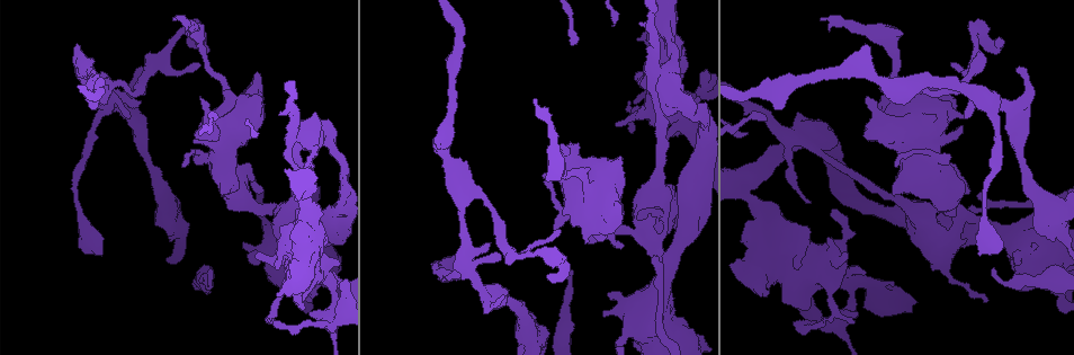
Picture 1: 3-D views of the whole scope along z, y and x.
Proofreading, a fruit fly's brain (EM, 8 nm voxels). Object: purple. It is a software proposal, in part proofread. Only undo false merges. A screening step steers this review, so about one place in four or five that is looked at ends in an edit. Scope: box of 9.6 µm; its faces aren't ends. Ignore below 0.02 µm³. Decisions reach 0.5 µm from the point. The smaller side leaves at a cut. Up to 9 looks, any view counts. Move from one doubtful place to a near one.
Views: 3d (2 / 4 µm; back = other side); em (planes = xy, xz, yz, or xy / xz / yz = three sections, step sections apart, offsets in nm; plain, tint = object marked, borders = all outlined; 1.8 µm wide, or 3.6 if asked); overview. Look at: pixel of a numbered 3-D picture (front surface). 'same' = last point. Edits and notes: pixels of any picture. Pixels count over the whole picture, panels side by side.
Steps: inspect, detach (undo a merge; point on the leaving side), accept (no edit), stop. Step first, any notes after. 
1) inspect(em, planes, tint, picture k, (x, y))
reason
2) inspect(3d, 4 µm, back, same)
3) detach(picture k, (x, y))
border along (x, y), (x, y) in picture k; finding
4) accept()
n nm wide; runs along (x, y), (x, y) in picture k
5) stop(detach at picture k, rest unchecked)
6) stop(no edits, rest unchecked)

inspect(em, planes, tint, picture 1, (464, 263))
three-way junction

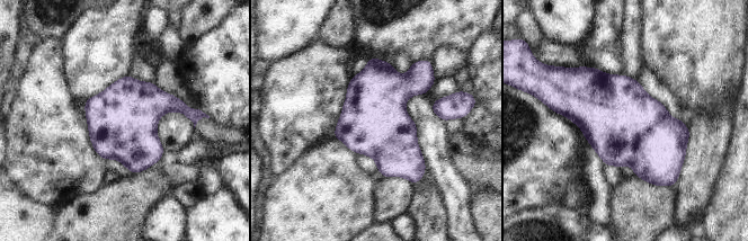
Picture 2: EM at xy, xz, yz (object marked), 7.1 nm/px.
accept()
480 nm wide; one cell here

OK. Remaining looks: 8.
inspect(3d, 2 µm, picture 1, (967, 213))

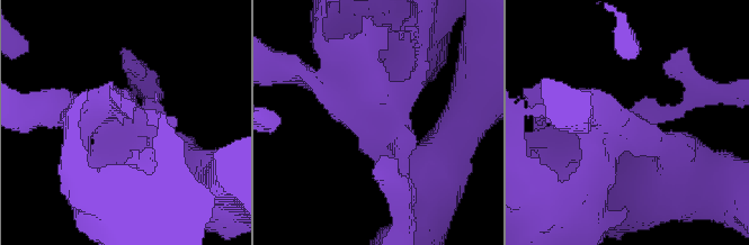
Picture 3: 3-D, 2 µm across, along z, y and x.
inspect(em, planes, tint, picture 3, (361, 115))

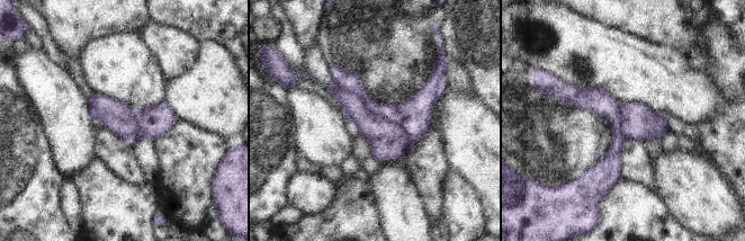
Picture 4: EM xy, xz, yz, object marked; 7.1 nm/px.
accept()
runs along (564, 96), (665, 128) in picture 4; continuous, no second cell

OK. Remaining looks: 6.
inspect(3d, 4 µm, picture 1, (567, 299))
sudden change in width

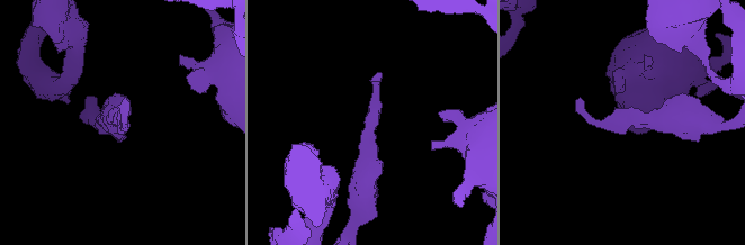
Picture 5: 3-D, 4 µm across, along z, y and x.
inspect(em, planes, tint, picture 5, (370, 120))

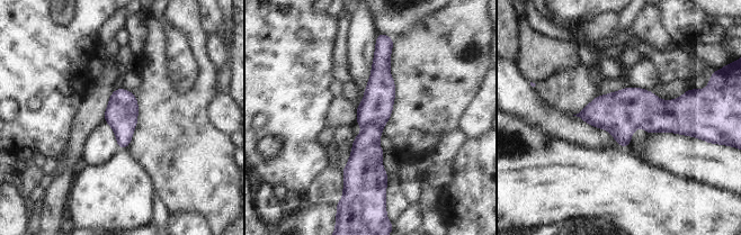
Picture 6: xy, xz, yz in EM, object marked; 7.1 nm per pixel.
accept()
runs along (383, 51), (365, 184) in picture 6; all the same cell

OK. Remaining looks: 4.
inspect(em, planes, tint, picture 1, (302, 136))
abrupt turn

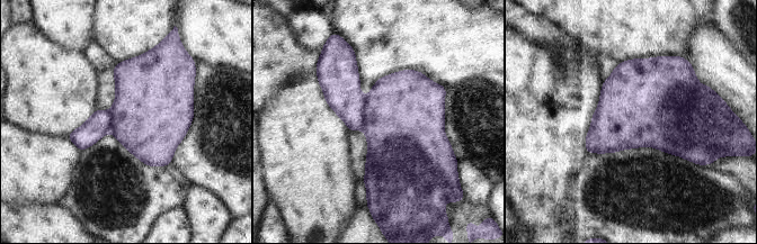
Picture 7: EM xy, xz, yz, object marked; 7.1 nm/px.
accept()
550 nm wide; all the same cell

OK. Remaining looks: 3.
stop(no edits, rest unchecked)

